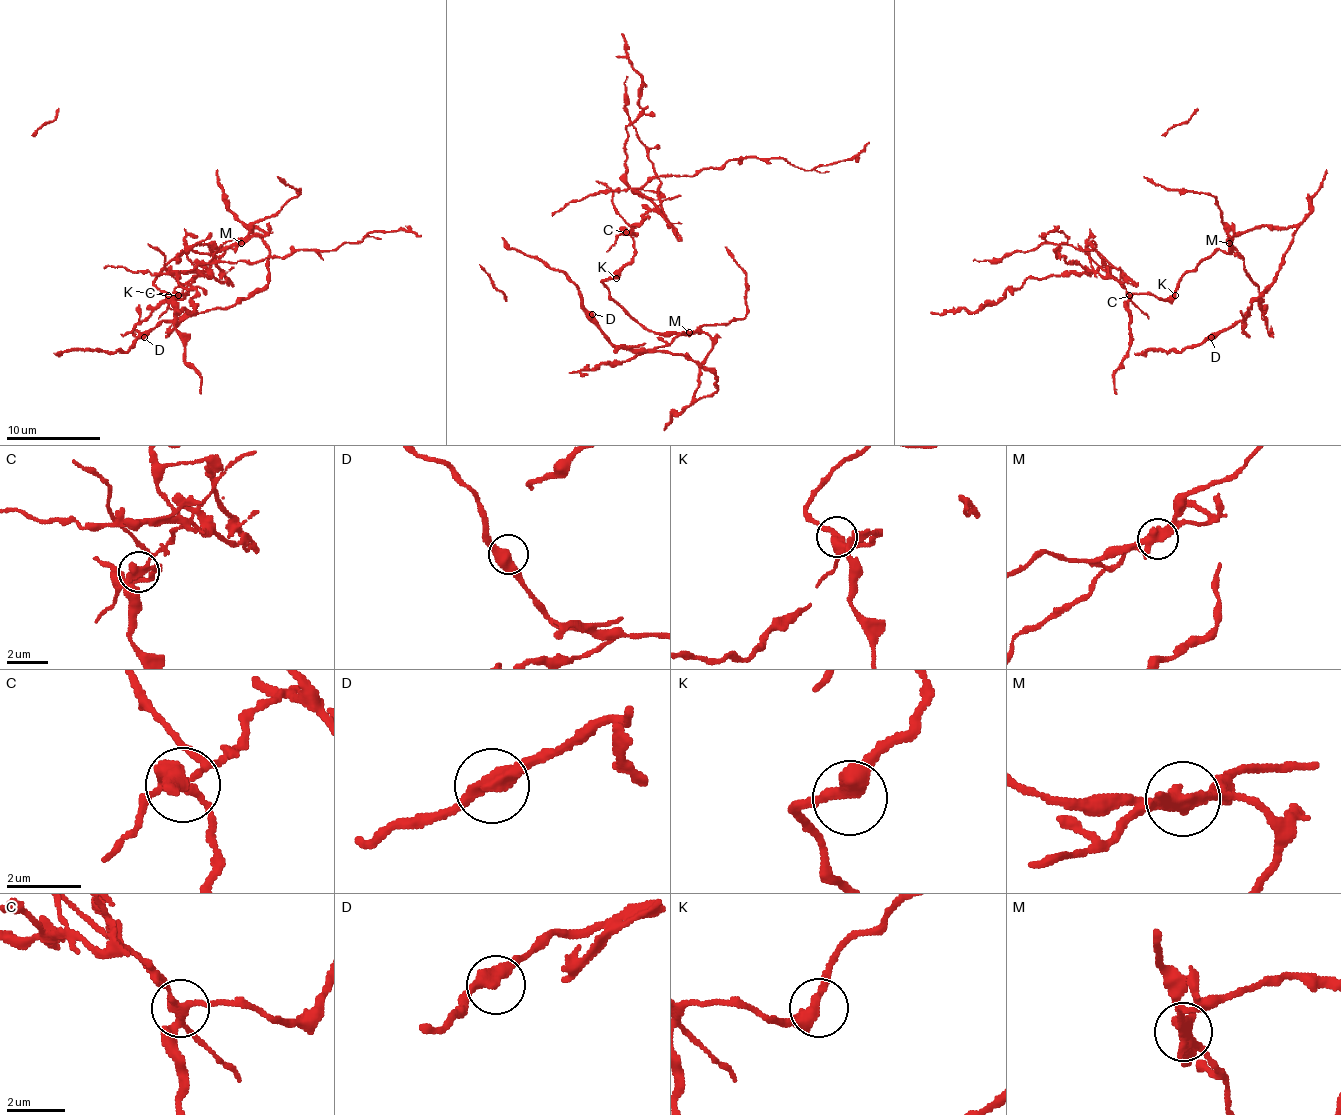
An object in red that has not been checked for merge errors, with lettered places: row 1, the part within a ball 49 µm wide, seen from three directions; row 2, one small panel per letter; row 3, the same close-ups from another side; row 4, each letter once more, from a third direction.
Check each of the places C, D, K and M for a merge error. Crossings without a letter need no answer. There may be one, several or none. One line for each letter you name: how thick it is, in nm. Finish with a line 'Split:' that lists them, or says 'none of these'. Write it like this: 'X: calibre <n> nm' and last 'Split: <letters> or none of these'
C: calibre 240 nm
M: calibre 440 nm
Split: C, M

